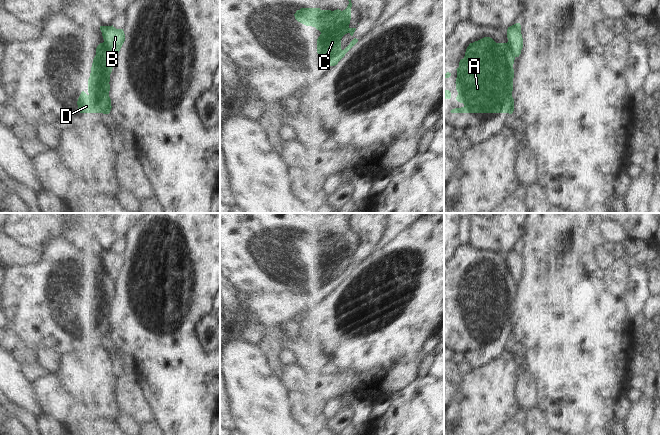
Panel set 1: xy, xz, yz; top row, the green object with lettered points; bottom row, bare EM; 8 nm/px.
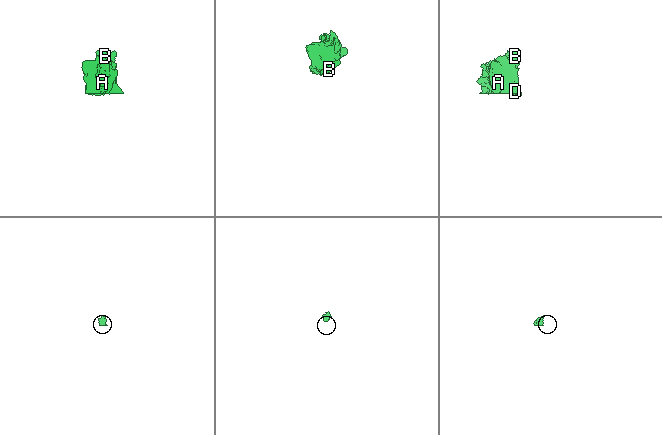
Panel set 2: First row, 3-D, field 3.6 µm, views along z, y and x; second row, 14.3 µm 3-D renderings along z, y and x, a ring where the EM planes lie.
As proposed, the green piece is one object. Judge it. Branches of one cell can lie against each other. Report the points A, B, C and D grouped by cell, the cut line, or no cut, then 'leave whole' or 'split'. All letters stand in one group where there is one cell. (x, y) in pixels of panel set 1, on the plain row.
A C D / B | xz (342, 274), (325, 286) | split

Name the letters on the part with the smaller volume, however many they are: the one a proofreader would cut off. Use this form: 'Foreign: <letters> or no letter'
Foreign: B

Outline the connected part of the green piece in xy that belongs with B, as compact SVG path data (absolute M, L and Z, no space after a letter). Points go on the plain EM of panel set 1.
M100 250L104 266L110 276L118 278L124 265L125 258L123 253L116 253L112 250Z

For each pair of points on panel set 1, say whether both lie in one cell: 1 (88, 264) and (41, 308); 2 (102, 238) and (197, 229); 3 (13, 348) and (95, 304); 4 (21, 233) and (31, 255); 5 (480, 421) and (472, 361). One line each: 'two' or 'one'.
1: one
2: two
3: two
4: two
5: two

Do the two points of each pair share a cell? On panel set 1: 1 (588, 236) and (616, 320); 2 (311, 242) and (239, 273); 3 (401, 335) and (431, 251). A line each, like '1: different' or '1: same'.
1: same
2: same
3: same

